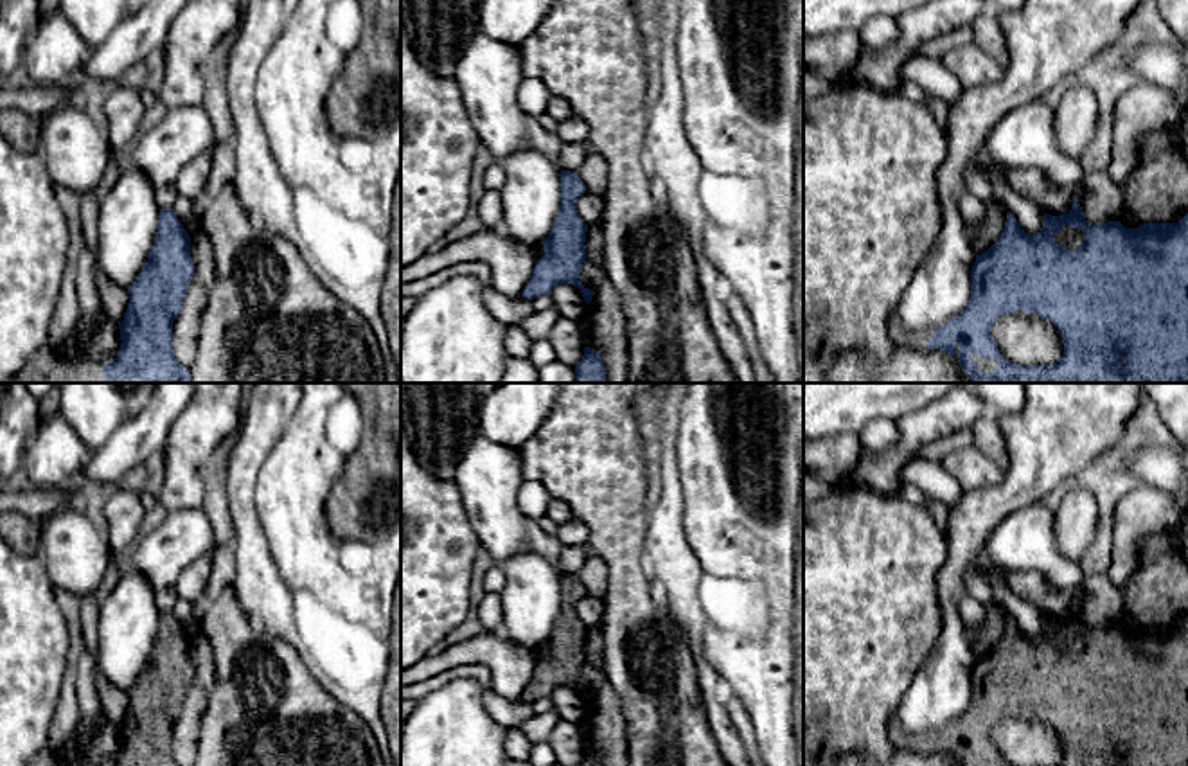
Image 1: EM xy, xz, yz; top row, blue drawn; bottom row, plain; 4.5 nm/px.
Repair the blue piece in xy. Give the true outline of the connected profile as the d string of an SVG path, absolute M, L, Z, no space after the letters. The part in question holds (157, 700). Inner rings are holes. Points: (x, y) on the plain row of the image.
M173 611L158 617L147 665L128 690L120 752L110 766L180 766L173 755L173 725L183 712L194 680L191 640Z

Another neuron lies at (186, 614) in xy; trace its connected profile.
M176 597L173 613L178 620L178 624L183 628L187 637L192 635L192 629L198 626L198 608L191 604L189 601Z

